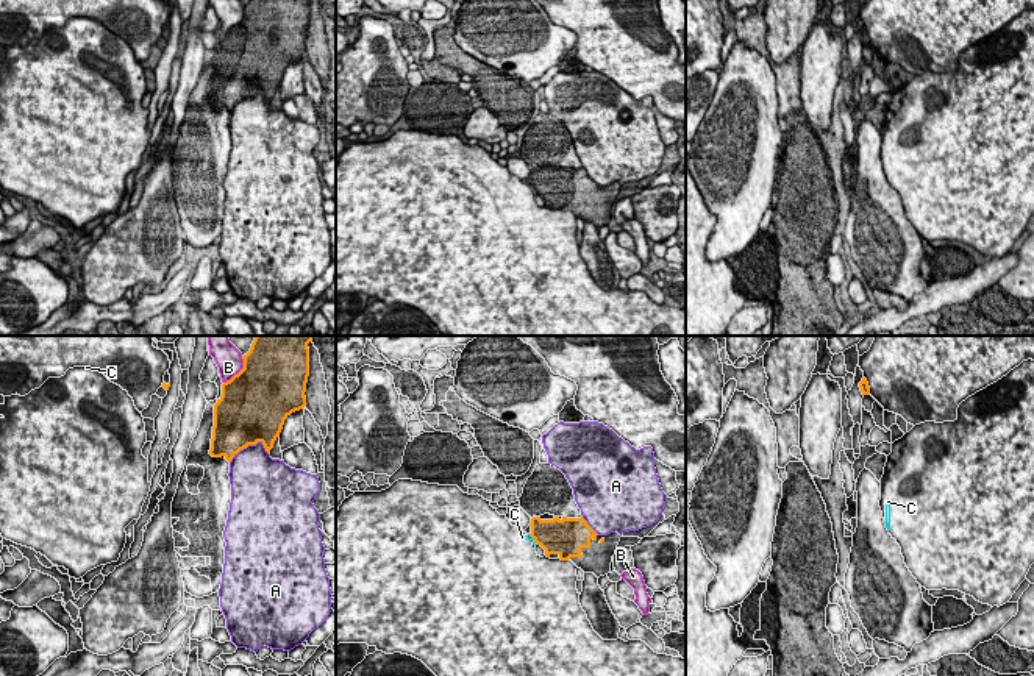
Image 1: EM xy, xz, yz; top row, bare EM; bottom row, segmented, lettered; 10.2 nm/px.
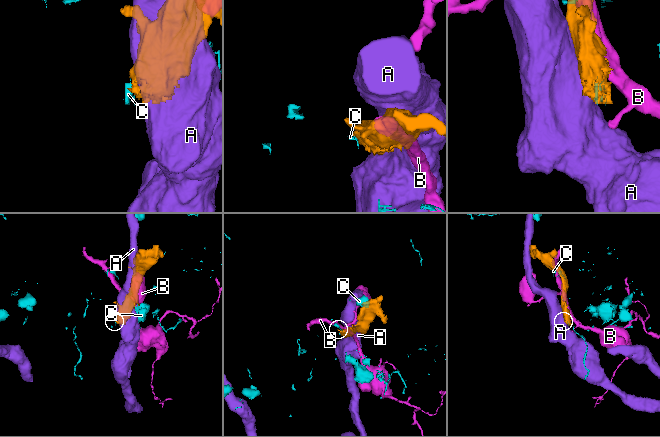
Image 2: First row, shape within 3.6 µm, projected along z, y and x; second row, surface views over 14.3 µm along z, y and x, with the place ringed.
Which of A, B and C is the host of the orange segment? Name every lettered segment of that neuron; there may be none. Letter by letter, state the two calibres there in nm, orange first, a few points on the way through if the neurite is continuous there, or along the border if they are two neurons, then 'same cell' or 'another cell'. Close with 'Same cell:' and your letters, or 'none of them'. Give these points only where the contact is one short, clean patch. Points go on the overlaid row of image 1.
A: calibres 550 and 420 nm; another cell
B: calibres 500 and 280 nm; another cell
C: calibres 360 and 60 nm; border xz (528, 534), (536, 542); another cell
Same cell: none of them

